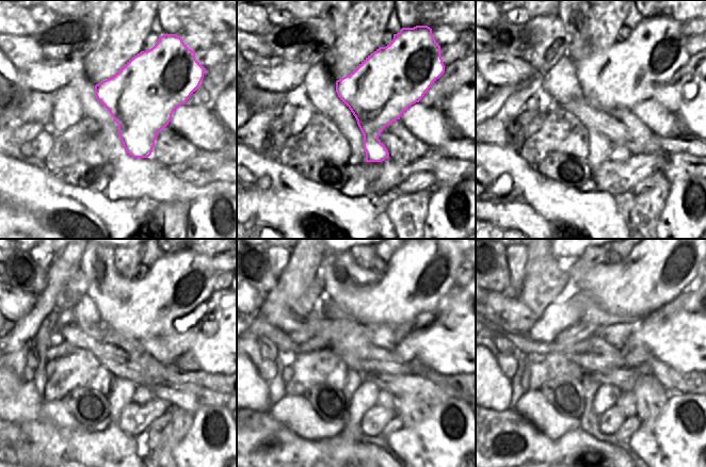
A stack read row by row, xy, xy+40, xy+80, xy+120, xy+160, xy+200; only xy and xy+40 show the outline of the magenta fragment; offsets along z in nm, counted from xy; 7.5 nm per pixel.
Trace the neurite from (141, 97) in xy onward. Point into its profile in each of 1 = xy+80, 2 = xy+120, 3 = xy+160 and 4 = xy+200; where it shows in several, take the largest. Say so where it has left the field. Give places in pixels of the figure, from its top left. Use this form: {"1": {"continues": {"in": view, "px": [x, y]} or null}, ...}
{"1": {"continues": {"in": "xy+80", "px": [629, 71]}}, "2": {"continues": {"in": "xy+120", "px": [176, 284]}}, "3": {"continues": {"in": "xy+160", "px": [420, 273]}}, "4": {"continues": {"in": "xy+200", "px": [666, 260]}}}

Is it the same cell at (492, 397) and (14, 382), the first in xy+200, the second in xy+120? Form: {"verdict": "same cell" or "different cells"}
{"verdict": "same cell"}

